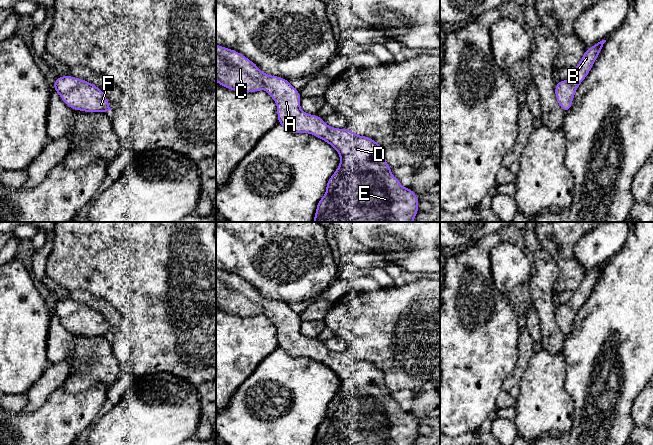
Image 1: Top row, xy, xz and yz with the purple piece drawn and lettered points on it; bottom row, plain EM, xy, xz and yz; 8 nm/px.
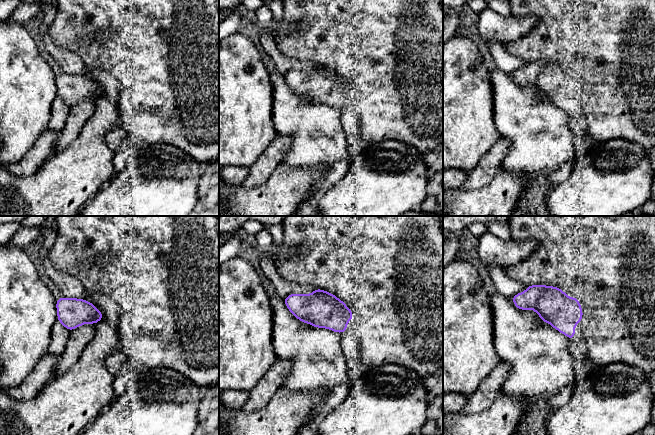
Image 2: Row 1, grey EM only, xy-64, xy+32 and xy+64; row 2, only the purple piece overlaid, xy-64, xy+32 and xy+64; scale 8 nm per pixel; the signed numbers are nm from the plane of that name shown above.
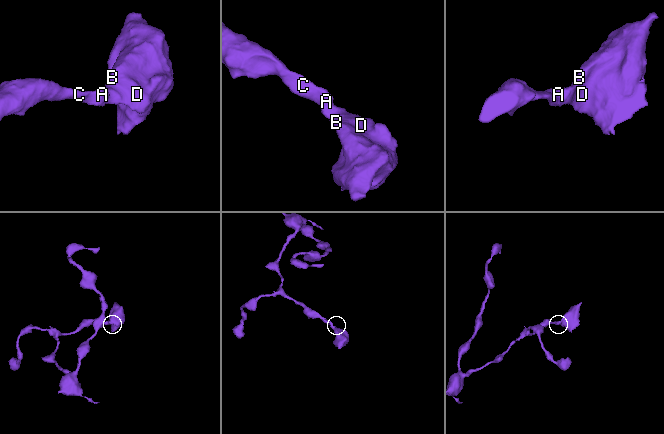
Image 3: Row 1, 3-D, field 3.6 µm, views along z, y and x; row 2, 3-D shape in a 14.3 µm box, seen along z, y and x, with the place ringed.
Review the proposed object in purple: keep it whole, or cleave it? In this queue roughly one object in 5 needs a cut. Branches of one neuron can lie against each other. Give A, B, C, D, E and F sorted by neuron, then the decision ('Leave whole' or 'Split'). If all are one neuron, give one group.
Groups: A B C D E F. Leave whole

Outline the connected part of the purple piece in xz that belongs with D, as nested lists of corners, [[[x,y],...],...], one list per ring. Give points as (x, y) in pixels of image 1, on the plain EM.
[[[216,268],[216,305],[242,317],[266,314],[276,326],[278,347],[293,357],[308,357],[336,373],[340,388],[329,402],[325,419],[317,427],[313,445],[413,445],[418,437],[417,419],[400,408],[386,387],[385,374],[375,364],[344,352],[328,350],[323,342],[300,332],[301,320],[288,304],[268,299],[243,278]]]

